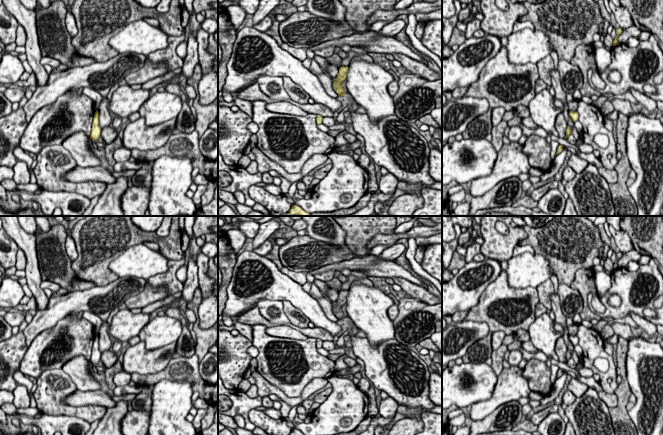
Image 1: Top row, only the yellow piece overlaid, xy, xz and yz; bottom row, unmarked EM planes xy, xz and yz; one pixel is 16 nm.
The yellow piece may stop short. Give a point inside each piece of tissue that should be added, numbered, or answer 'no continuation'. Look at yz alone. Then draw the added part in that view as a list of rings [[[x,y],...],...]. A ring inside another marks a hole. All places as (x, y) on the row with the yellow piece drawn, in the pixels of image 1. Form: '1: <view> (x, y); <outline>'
no continuation

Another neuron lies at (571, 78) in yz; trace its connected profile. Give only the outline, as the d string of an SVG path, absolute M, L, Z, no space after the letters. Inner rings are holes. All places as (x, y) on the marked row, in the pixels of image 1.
M566 60L558 61L559 77L562 89L566 93L574 94L583 85L583 76L578 66L571 64Z

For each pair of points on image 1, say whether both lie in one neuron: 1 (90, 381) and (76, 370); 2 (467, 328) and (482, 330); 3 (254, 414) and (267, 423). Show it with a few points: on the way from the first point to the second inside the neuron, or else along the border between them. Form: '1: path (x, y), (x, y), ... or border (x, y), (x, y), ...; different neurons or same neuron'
1: path (87, 381), (79, 373); same neuron
2: path (471, 330), (478, 330); same neuron
3: path (257, 417), (264, 422); same neuron

